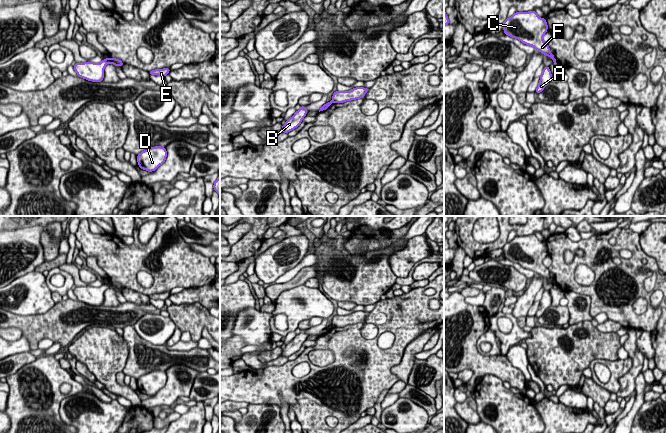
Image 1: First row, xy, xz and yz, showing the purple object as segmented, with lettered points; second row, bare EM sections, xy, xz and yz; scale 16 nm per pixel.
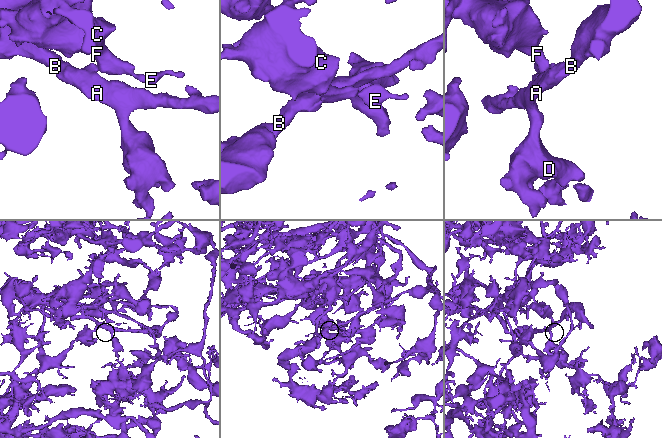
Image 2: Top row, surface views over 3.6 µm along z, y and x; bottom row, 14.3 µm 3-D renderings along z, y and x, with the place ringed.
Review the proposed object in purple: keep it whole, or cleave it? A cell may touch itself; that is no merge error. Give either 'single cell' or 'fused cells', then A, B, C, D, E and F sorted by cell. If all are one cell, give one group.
fused cells | A B D / C E F

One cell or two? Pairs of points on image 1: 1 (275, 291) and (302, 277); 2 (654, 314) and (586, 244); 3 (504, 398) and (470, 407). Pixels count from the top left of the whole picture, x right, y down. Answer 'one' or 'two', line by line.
1: one
2: one
3: two

